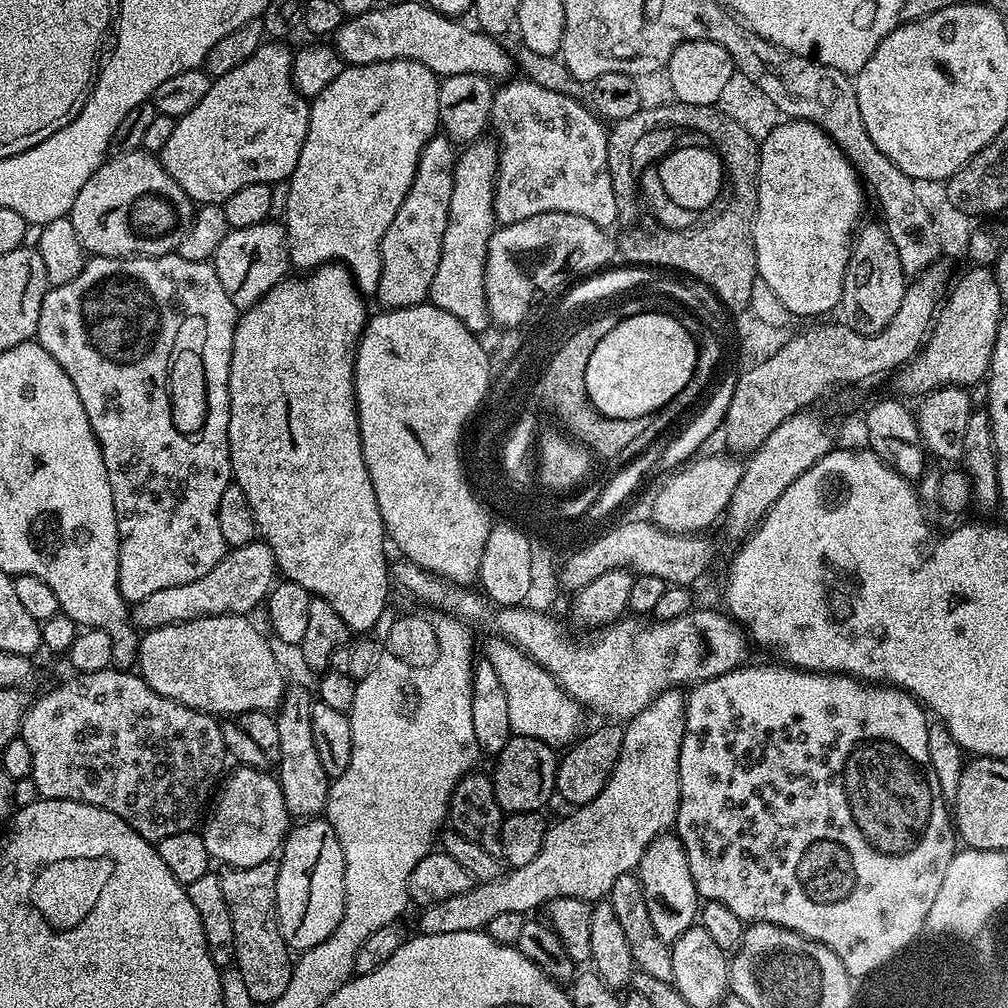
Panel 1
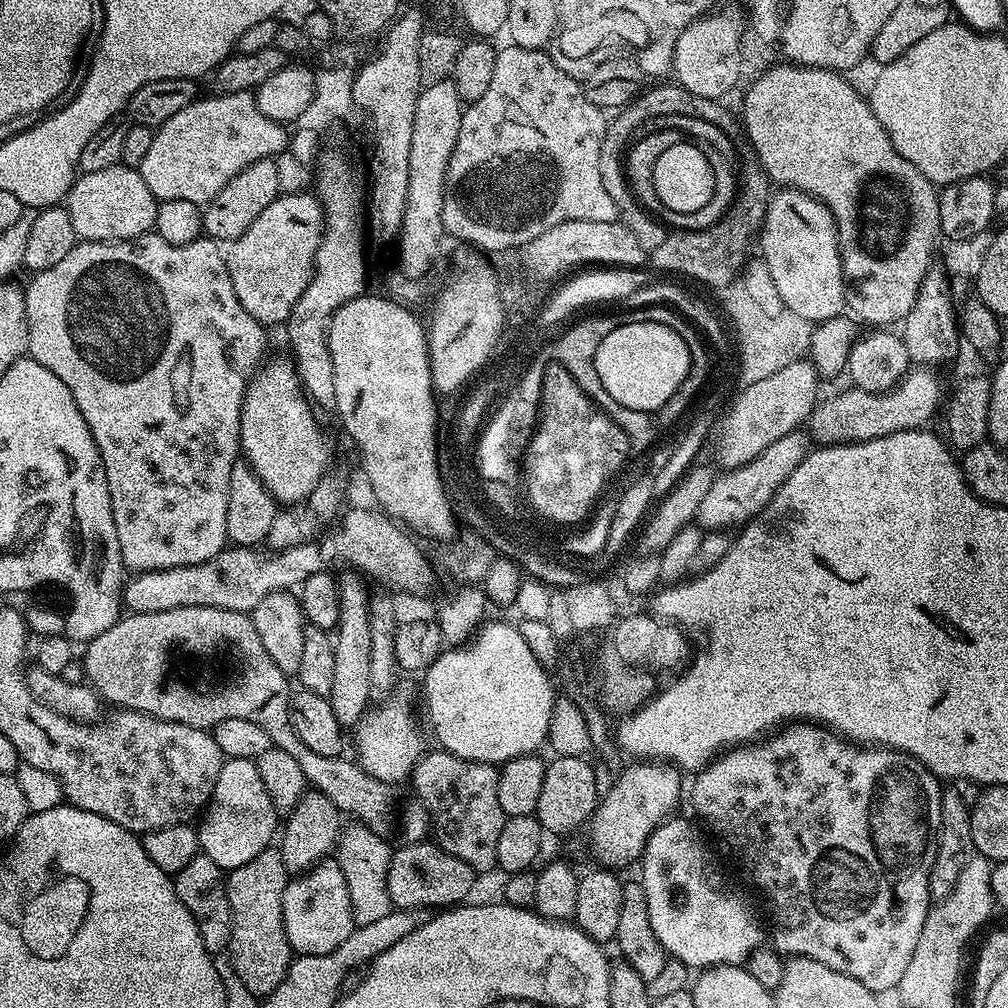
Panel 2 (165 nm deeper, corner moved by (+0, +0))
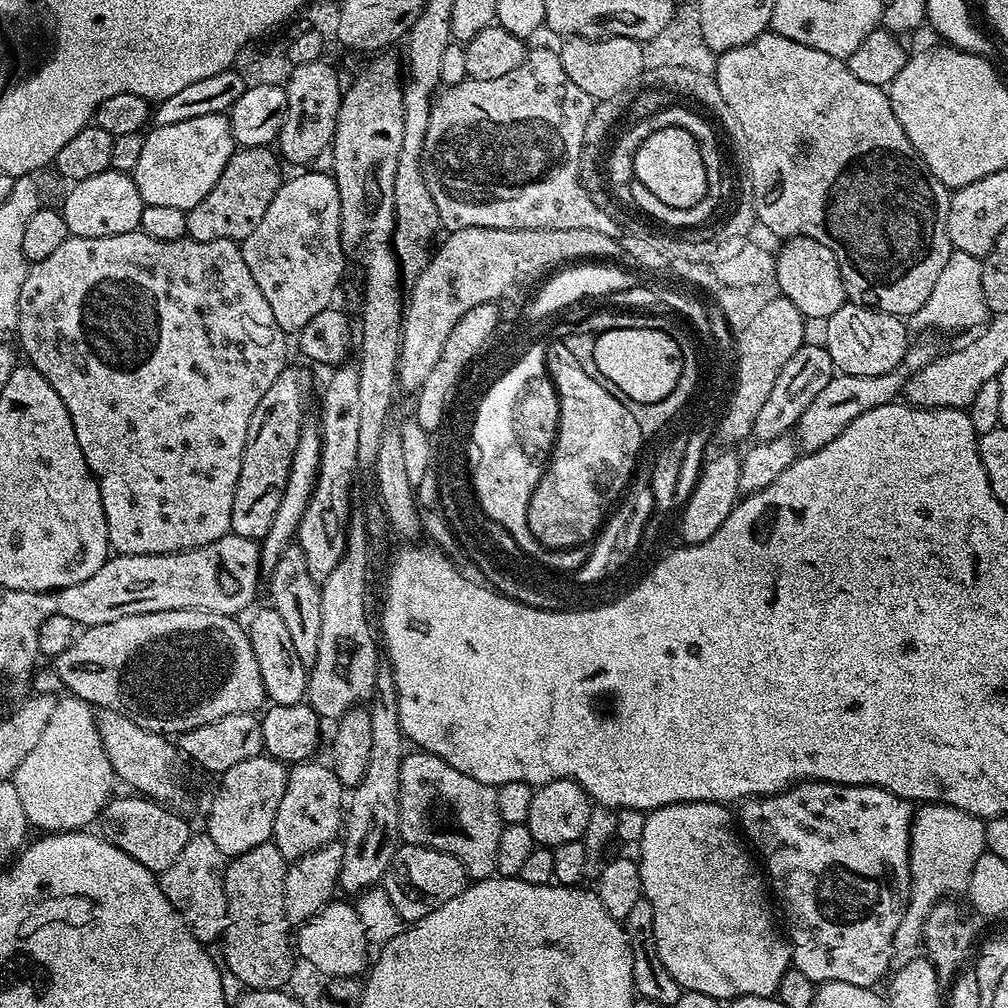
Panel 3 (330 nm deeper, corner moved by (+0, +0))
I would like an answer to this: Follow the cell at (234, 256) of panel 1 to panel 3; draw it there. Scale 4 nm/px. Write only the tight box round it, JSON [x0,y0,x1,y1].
[242,170,346,334]

